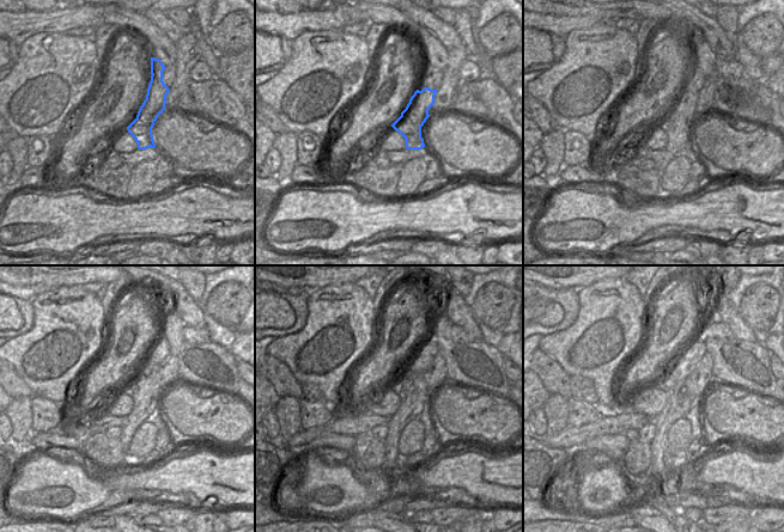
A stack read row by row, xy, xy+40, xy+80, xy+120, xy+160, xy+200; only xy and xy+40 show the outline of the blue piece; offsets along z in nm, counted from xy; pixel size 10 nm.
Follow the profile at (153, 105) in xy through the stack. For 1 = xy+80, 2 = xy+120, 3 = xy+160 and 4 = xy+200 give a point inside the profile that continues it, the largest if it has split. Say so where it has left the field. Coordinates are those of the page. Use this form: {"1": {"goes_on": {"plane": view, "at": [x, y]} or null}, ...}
{"1": {"goes_on": {"plane": "xy+80", "at": [682, 116]}}, "2": {"goes_on": {"plane": "xy+120", "at": [143, 404]}}, "3": {"goes_on": {"plane": "xy+160", "at": [411, 407]}}, "4": {"goes_on": {"plane": "xy+200", "at": [661, 472]}}}

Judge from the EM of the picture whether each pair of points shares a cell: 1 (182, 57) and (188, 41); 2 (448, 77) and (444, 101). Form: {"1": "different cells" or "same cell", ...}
{"1": "same cell", "2": "same cell"}

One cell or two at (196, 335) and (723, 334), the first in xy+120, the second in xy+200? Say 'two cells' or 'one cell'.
one cell

